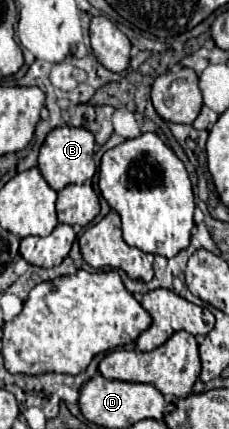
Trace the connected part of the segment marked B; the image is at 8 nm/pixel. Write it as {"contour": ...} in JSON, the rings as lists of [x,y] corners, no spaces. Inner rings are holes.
{"contour":[[[56,127],[48,133],[38,155],[38,169],[46,183],[60,191],[70,183],[90,183],[96,173],[94,163],[94,135],[82,127]]]}

